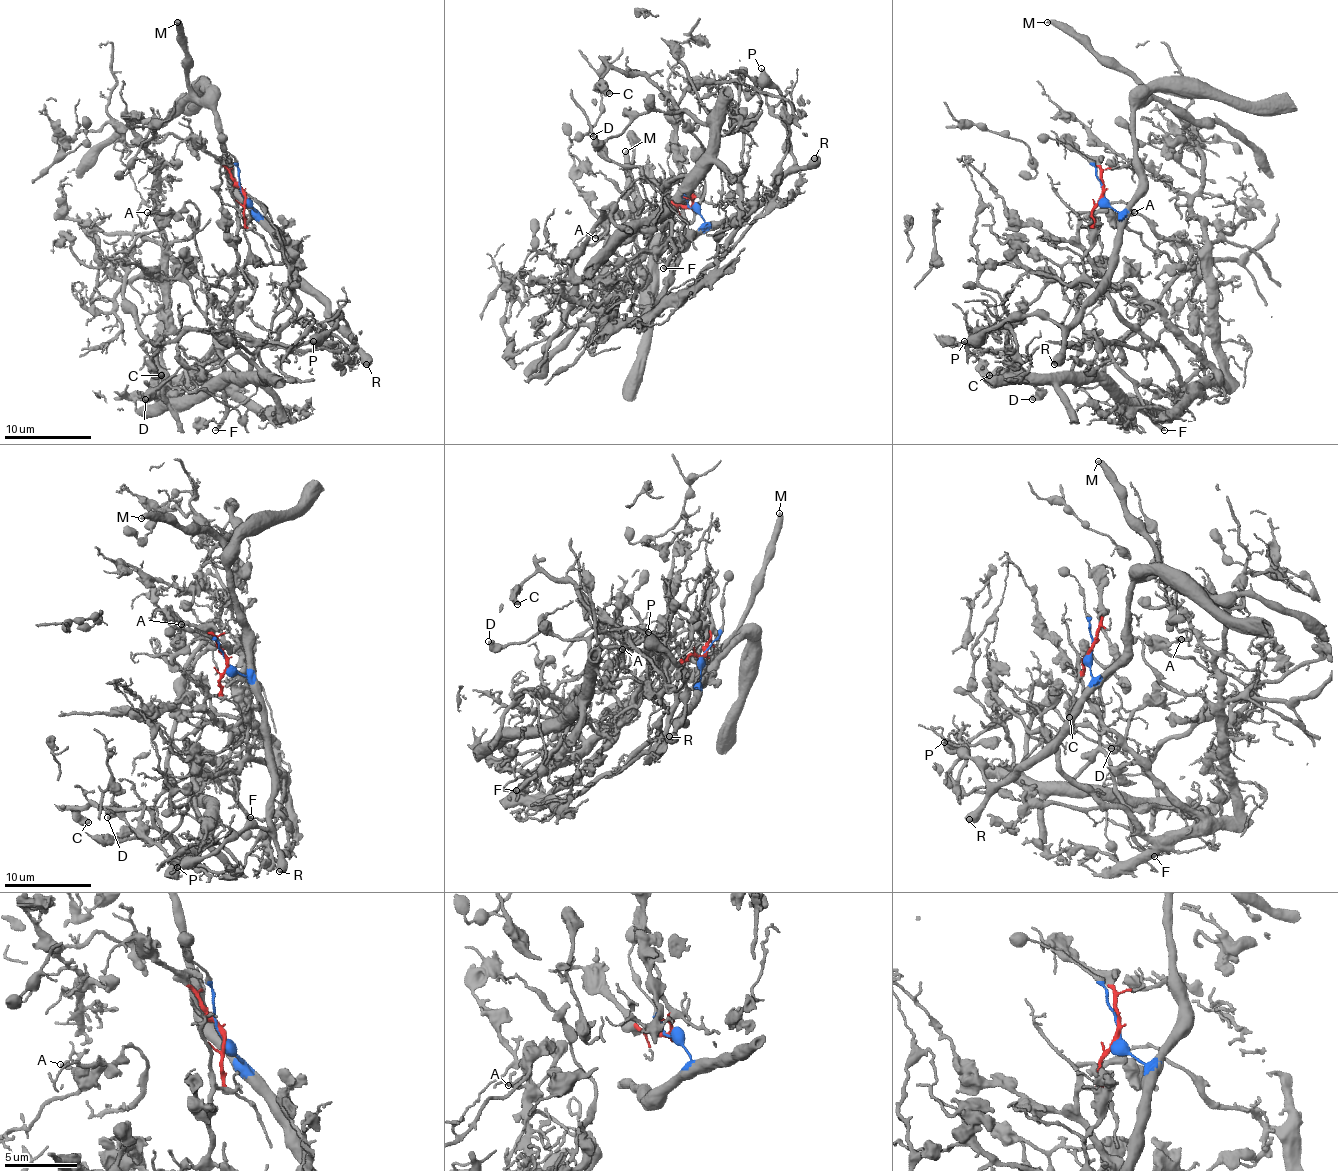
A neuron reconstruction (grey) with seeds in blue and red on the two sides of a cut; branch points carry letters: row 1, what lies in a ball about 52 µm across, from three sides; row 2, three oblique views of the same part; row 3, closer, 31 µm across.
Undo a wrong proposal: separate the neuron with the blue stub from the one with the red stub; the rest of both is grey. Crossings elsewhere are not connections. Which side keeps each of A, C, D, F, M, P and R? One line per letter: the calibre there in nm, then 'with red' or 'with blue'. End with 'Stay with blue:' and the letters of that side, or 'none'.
A: calibre 260 nm; with red
C: calibre 550 nm; with red
D: calibre 480 nm; with red
F: calibre 320 nm; with red
M: calibre 420 nm; with blue
P: calibre 440 nm; with blue
R: calibre 600 nm; with blue
Stay with blue: M, P, R

